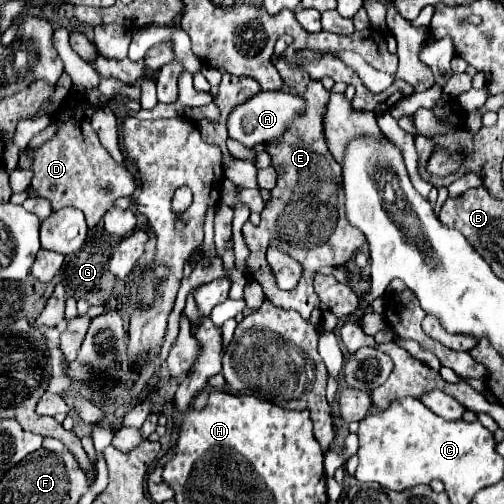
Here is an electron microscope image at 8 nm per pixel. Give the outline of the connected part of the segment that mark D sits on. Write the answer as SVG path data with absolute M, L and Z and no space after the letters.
M68 95L60 107L52 113L54 121L58 121L58 131L52 139L44 141L36 151L28 147L20 153L20 169L32 169L32 189L36 195L50 201L54 211L64 207L78 207L84 211L88 227L96 227L104 213L112 207L112 203L120 197L128 197L138 189L136 175L118 165L104 145L98 139L98 133L92 129L90 119L98 111L98 103L90 103L86 97Z

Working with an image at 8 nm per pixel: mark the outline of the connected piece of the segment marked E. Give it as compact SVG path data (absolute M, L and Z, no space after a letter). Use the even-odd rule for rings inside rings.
M282 35L274 47L274 65L282 79L288 83L288 91L304 97L308 101L306 113L296 119L280 145L268 143L268 153L272 155L272 165L278 171L276 187L272 189L272 201L266 203L260 225L246 223L242 233L250 247L250 275L262 285L264 295L278 307L296 309L302 317L310 317L310 313L320 307L320 299L314 291L314 277L320 267L326 265L344 265L362 245L366 245L364 233L354 225L348 225L344 217L344 183L342 183L342 167L328 153L328 143L324 141L324 113L328 109L330 91L324 89L320 81L312 81L302 67L288 67L284 59L278 59L286 45L292 41L290 35ZM272 239L278 239L278 247L286 251L290 257L300 261L302 279L294 291L268 291L264 285L264 267L266 267L266 249Z

